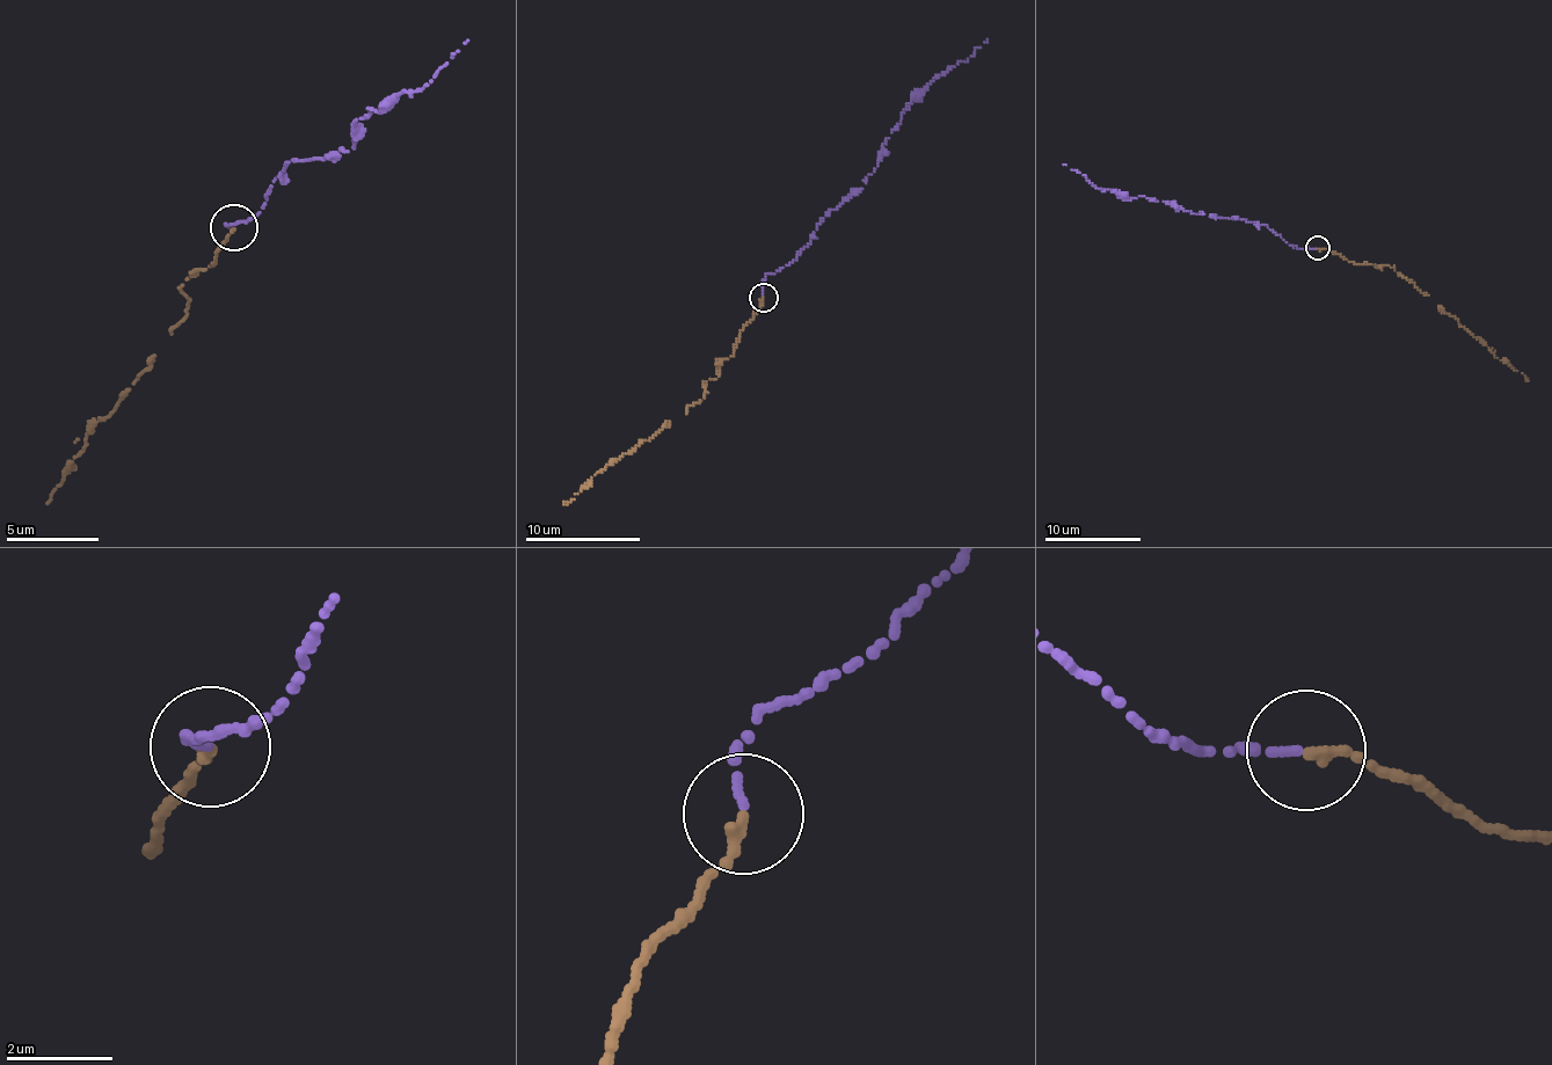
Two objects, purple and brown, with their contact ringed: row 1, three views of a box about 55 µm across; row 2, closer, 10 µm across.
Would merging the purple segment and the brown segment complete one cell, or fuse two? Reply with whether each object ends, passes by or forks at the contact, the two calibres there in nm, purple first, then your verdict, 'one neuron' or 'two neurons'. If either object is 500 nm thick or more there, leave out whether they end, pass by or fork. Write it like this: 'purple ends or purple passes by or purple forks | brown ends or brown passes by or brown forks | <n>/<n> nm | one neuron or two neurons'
purple ends | brown ends | 130/240 nm | one neuron

